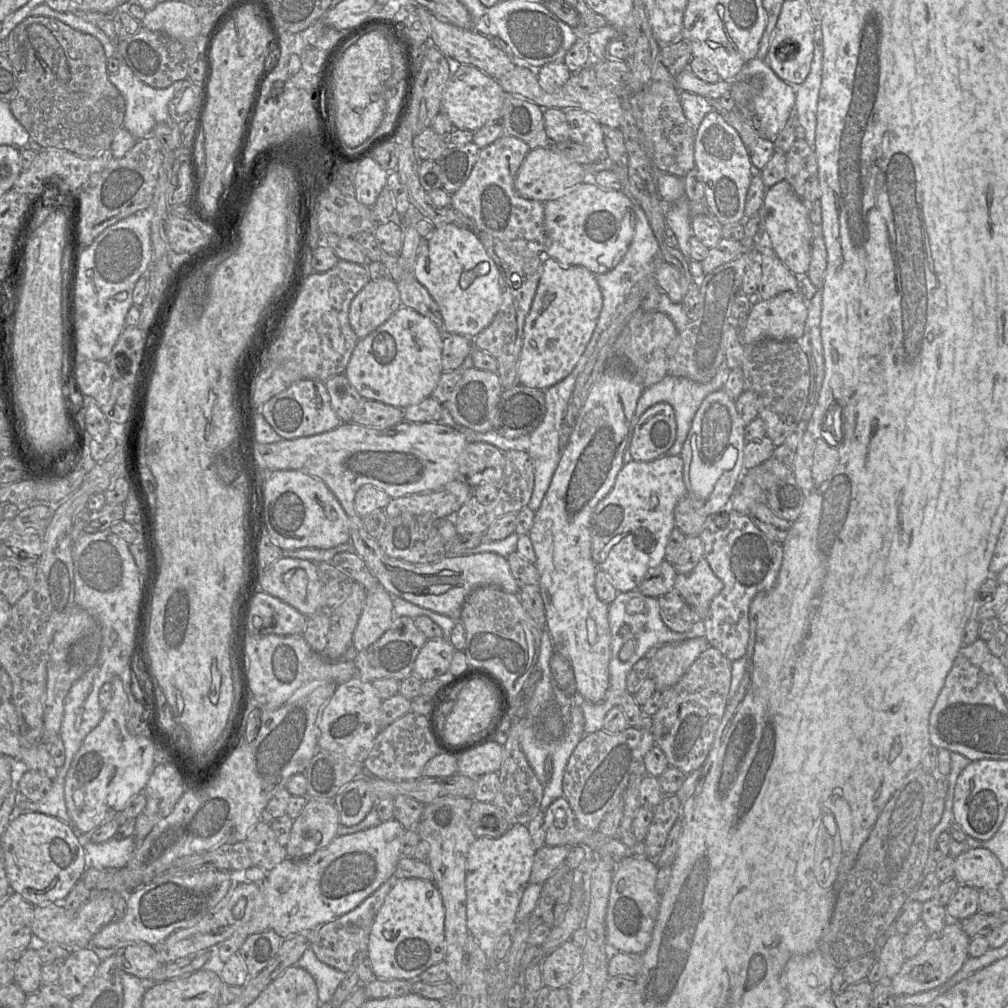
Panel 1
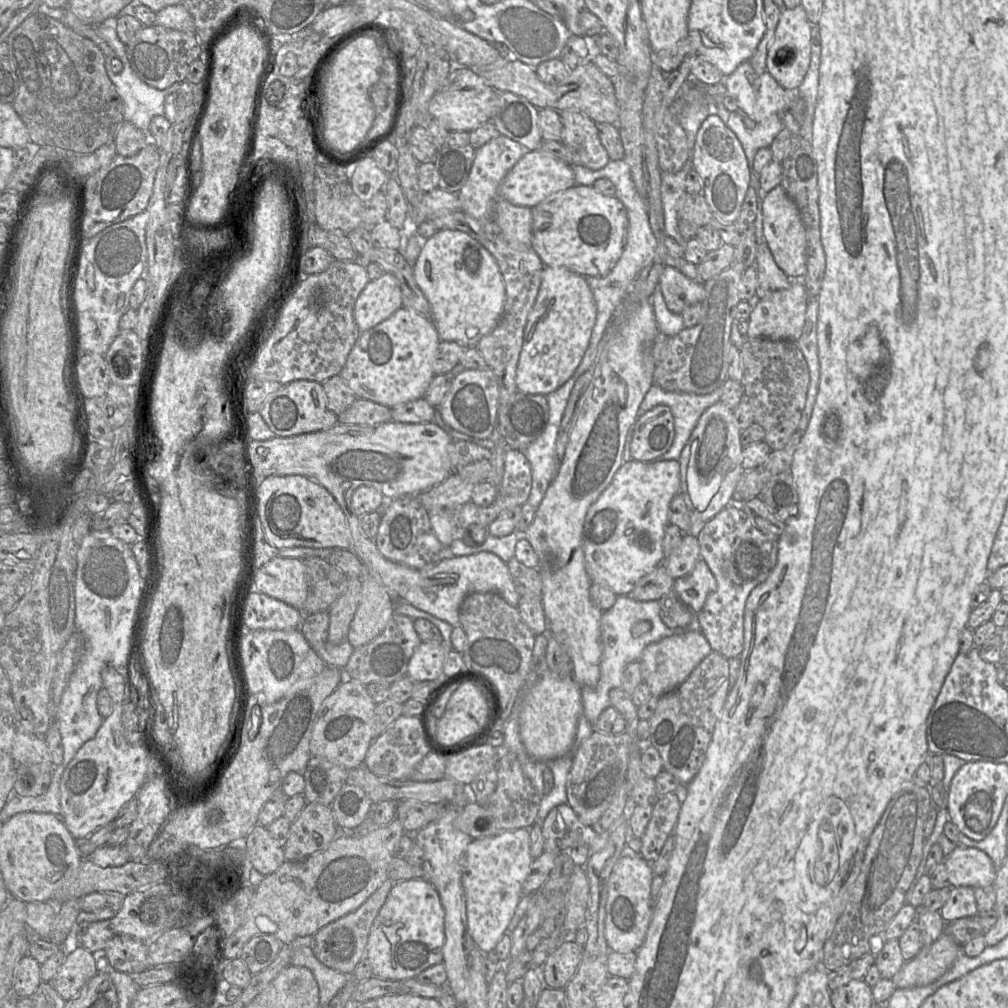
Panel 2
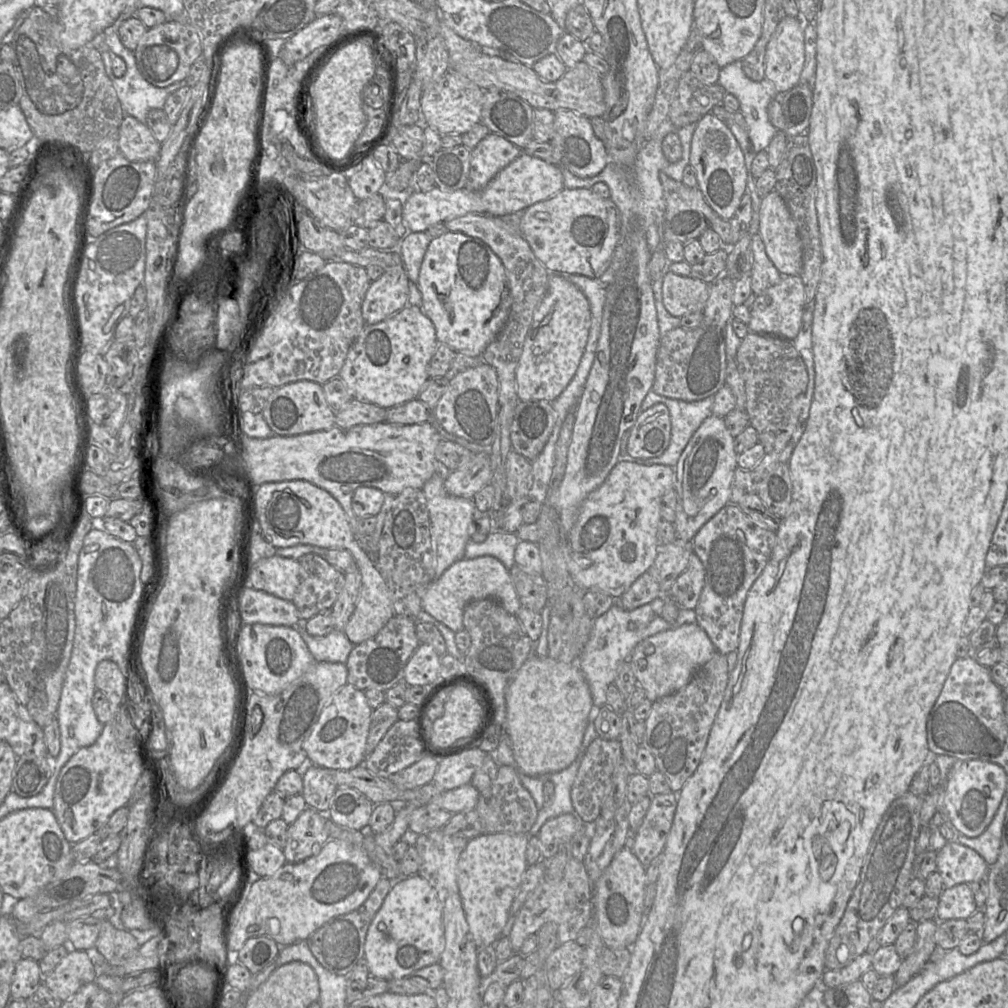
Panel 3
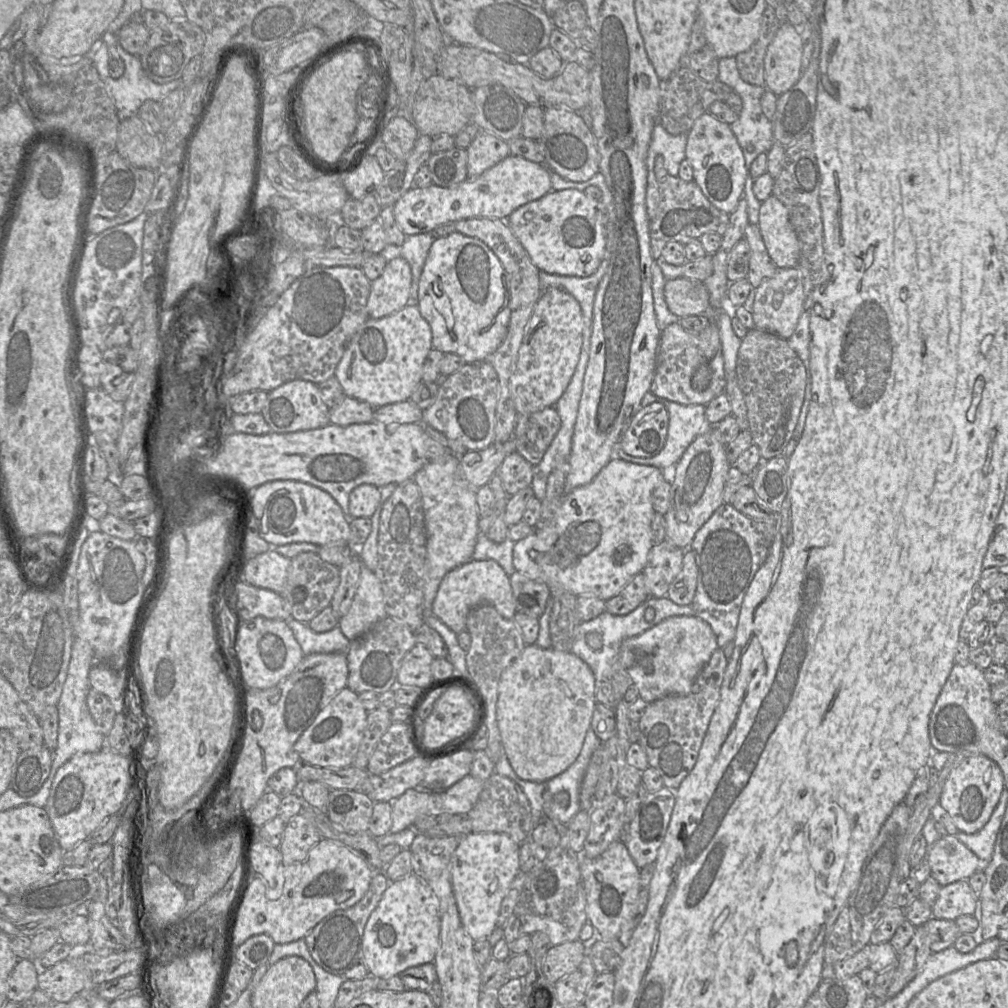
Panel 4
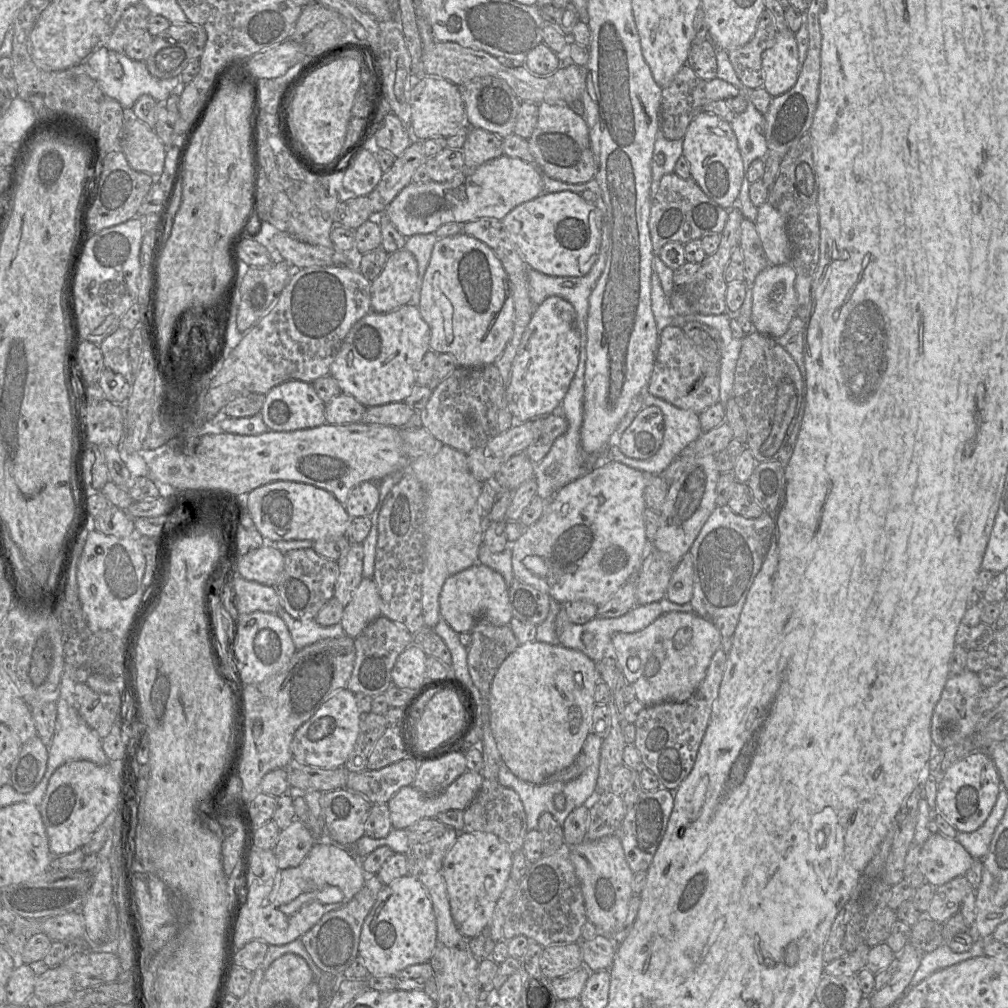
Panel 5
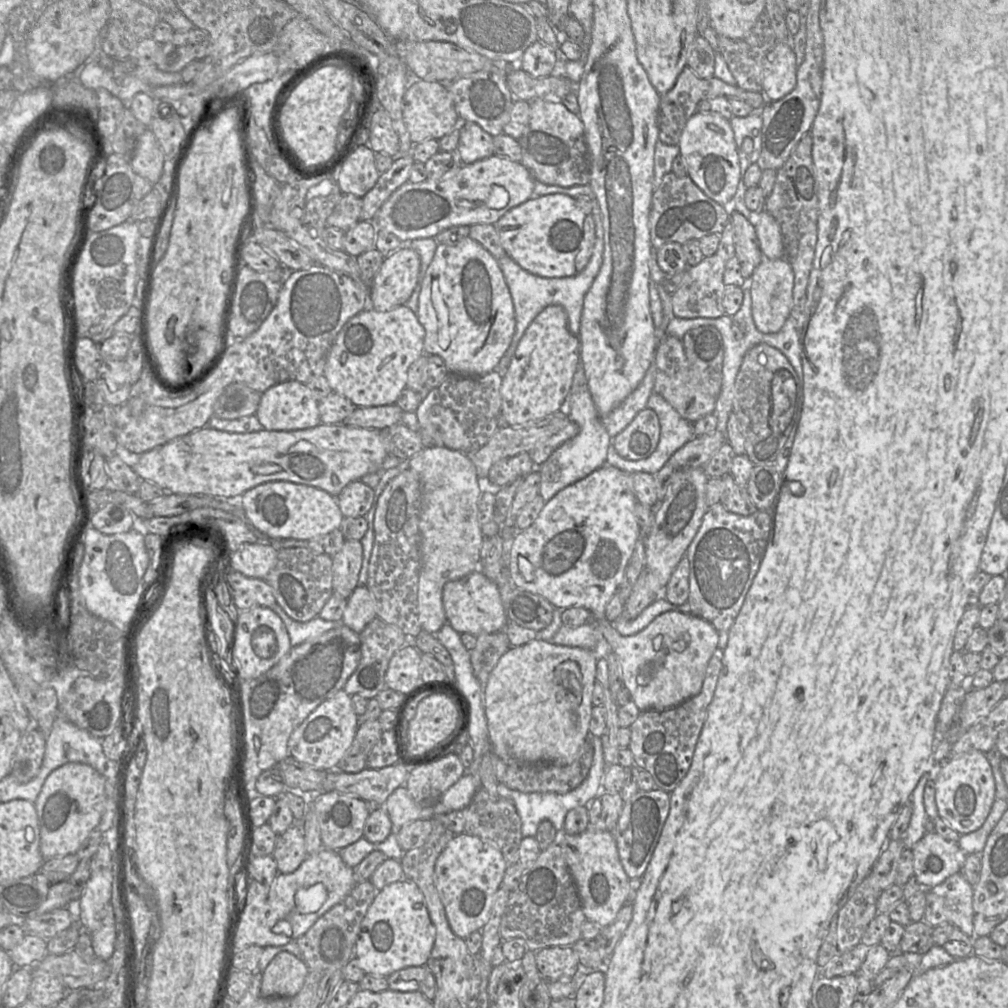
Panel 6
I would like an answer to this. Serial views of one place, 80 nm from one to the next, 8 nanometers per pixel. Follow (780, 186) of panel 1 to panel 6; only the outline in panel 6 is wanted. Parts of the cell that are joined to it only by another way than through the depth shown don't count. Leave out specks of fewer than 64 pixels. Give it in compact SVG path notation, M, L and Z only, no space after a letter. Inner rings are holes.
M765 209L756 212L754 227L764 258L783 258L783 241L778 222Z

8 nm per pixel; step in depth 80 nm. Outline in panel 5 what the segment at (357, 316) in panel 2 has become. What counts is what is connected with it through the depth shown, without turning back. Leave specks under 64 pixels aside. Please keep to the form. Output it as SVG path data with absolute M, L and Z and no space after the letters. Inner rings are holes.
M403 248L389 254L383 270L371 281L371 311L388 313L407 305L417 280L417 261L411 252Z

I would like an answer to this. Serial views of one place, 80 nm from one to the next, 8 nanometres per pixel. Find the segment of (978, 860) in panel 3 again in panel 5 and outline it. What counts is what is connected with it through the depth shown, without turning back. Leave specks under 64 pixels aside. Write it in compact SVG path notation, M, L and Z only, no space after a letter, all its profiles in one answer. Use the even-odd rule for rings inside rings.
M932 833L921 846L919 869L933 887L965 876L974 858L956 838Z

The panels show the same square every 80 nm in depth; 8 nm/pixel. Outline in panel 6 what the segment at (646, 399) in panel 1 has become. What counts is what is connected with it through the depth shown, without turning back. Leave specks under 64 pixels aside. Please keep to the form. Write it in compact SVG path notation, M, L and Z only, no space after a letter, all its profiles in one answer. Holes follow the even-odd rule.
M653 392L646 407L655 411L660 424L660 437L654 452L645 459L626 460L611 444L606 464L628 473L656 474L678 449L694 437L693 423L684 419L661 395Z

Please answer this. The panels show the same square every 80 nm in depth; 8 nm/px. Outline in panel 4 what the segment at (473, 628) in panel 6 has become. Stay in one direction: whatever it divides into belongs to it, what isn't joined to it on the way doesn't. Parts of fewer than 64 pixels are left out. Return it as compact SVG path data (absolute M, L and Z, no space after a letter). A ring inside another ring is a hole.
M470 560L449 571L442 579L433 601L431 614L440 619L456 634L466 630L466 621L471 609L482 604L493 606L506 619L513 619L516 611L510 576L494 560Z

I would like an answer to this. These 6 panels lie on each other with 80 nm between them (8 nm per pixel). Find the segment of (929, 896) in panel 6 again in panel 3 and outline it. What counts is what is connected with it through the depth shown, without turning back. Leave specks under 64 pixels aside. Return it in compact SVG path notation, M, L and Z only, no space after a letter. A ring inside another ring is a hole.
M961 883L945 888L938 897L937 921L967 919L979 908L976 905L970 885Z

